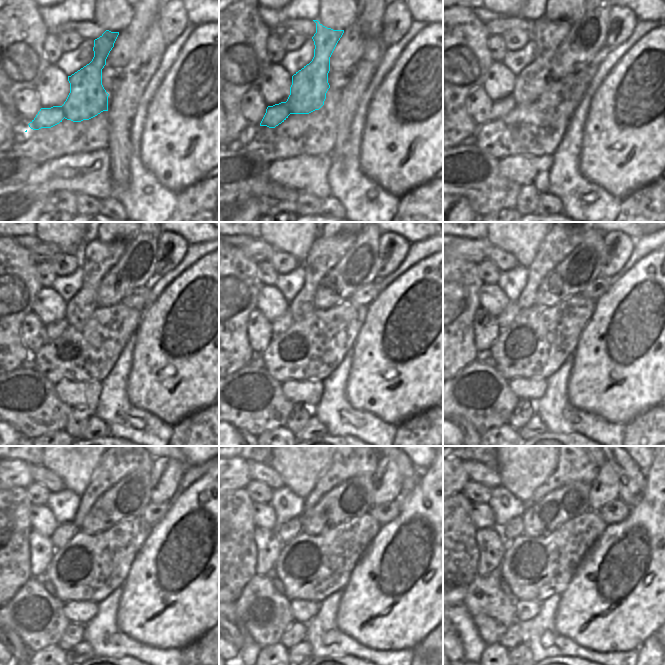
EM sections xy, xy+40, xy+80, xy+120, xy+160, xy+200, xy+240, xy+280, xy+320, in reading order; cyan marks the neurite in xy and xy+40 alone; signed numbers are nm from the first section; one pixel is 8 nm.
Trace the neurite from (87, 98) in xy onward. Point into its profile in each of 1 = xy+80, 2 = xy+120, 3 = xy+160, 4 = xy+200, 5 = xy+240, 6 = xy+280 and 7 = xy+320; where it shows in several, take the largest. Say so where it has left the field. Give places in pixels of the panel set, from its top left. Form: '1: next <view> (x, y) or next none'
1: next xy+80 (530, 83)
2: next xy+120 (96, 258)
3: next xy+160 (325, 253)
4: next xy+200 (559, 242)
5: next xy+240 (113, 466)
6: next xy+280 (343, 466)
7: next xy+320 (573, 466)

